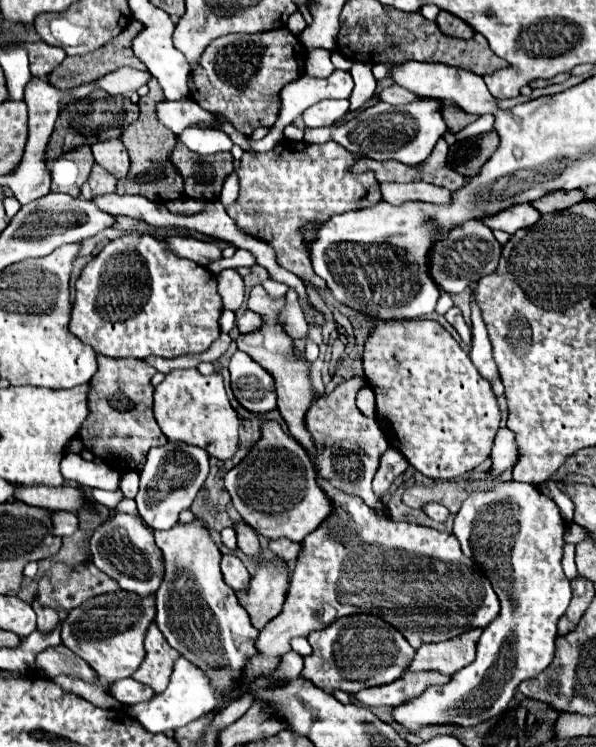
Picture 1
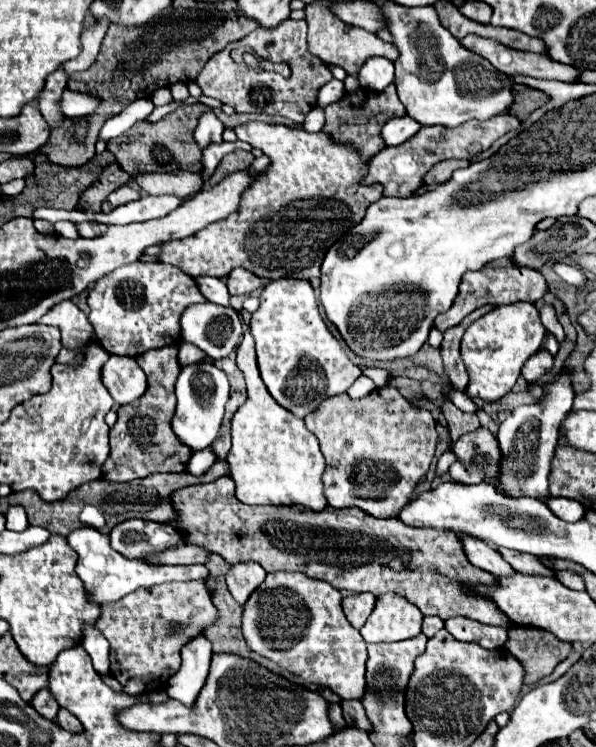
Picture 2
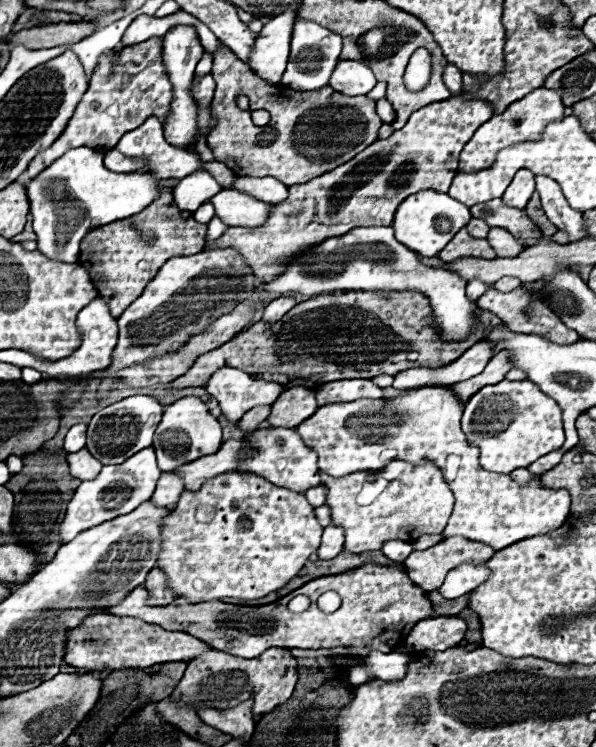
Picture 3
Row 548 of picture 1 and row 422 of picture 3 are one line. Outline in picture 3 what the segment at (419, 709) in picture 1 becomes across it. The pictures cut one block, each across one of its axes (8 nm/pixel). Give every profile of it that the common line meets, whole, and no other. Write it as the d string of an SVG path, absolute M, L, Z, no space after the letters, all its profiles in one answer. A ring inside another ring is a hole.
M502 380L476 392L476 396L466 402L462 430L468 440L480 448L480 464L498 474L526 468L564 444L560 406L530 380Z

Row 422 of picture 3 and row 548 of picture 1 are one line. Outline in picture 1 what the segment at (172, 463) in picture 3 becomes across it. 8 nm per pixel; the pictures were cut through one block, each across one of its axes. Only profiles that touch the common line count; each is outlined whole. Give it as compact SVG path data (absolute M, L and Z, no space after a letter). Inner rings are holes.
M196 516L188 524L178 522L170 530L154 532L154 538L164 556L164 582L156 592L156 624L168 644L204 670L212 678L214 690L222 694L234 688L242 666L256 656L258 630L250 624L234 590L222 580L222 552L202 518Z

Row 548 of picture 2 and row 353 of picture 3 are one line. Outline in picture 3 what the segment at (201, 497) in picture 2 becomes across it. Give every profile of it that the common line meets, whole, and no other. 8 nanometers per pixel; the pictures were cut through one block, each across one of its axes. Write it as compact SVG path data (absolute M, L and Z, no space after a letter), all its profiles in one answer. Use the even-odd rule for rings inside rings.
M346 292L312 296L310 300L296 304L274 326L256 322L224 346L198 356L192 368L184 376L176 378L170 388L206 386L208 378L226 366L244 370L254 380L280 382L284 390L294 386L314 390L326 382L342 378L374 378L380 374L394 376L408 368L436 370L458 360L470 346L480 342L484 328L504 326L504 322L490 310L480 308L476 316L480 316L480 328L476 328L468 340L444 344L444 340L436 336L428 298L420 296L420 292Z

